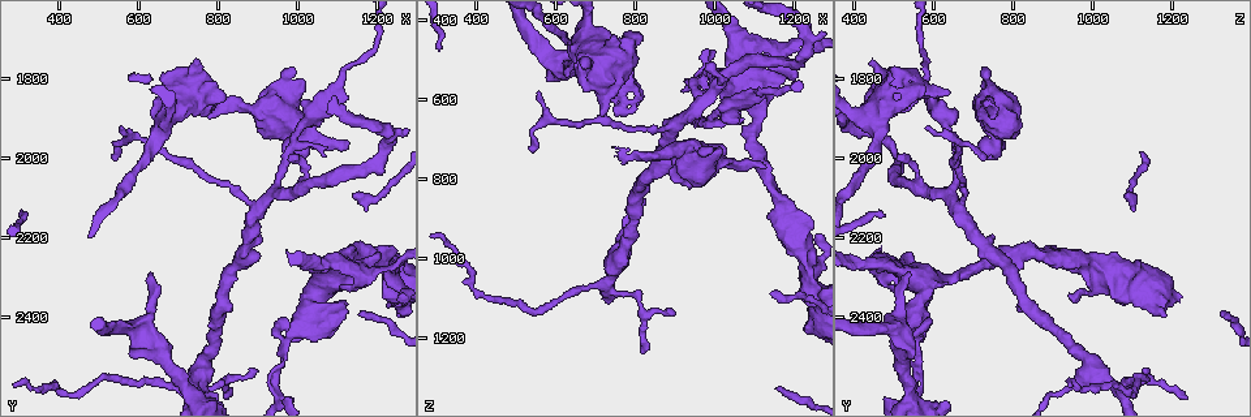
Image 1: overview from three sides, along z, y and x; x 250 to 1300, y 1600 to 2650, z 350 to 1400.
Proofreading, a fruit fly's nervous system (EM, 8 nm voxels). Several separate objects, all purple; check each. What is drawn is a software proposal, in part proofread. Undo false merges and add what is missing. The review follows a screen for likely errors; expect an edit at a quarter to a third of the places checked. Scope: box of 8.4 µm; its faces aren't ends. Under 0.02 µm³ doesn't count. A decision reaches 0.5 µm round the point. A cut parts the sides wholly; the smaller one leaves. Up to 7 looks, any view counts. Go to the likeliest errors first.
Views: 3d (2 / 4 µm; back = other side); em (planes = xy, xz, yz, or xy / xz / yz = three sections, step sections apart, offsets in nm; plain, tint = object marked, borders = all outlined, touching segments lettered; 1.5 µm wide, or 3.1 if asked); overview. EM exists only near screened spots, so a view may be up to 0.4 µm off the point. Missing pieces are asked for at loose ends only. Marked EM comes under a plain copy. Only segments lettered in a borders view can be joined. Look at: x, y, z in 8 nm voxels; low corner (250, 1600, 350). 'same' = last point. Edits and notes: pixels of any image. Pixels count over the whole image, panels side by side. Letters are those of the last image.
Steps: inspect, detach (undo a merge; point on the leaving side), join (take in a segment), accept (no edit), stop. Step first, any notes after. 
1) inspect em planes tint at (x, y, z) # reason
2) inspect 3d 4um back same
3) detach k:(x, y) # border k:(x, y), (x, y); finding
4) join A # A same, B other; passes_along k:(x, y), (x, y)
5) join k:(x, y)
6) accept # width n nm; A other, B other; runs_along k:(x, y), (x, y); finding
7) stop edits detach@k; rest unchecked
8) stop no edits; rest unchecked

inspect 3d 2um at (945, 2580, 570) # abrupt turn

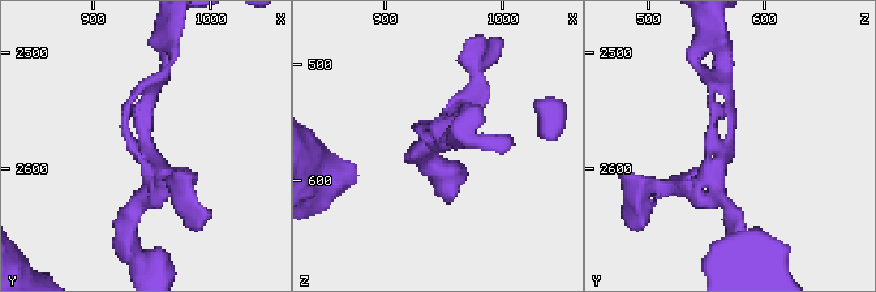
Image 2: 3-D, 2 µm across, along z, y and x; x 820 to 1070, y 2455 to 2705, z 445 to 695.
inspect em planes borders at (950, 2578, 570) # shape alone is not enough

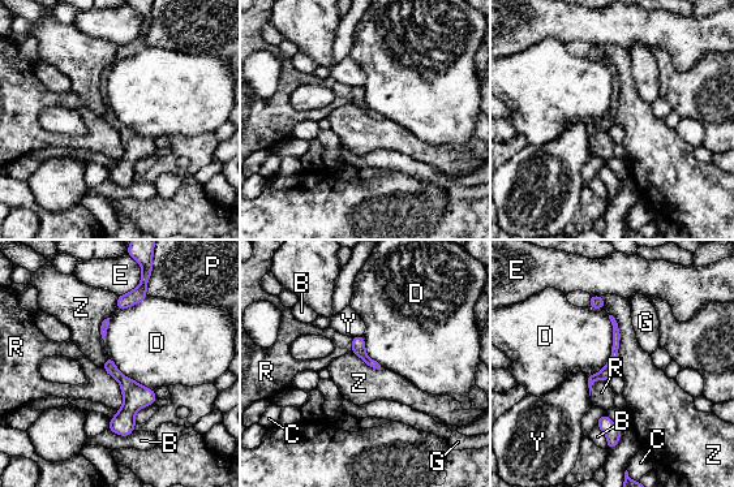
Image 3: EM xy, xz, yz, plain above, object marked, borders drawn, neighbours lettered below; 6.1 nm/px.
accept # B other, C other, D other, E other, G other, P other, R other, Y other, Z other; border 3:(609, 315), (612, 356), (587, 376); continuous, no second neuron

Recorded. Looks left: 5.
inspect em yz step 8 borders at (755, 1750, 440) # an open end

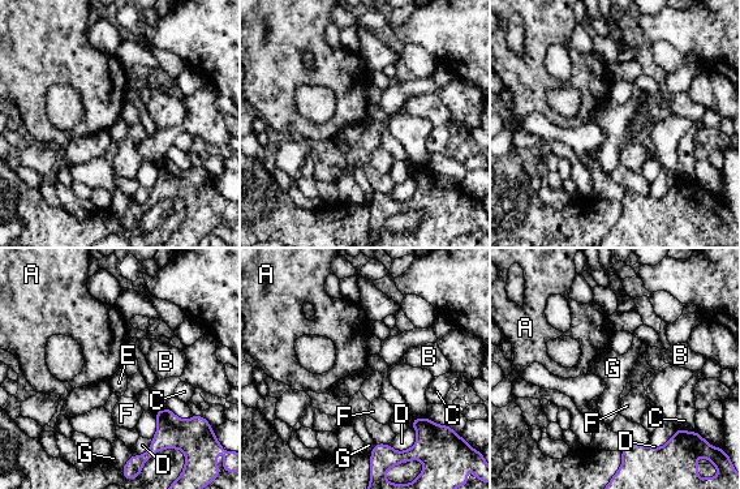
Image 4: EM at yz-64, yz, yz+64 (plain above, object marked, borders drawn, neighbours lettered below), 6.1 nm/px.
inspect em planes borders same

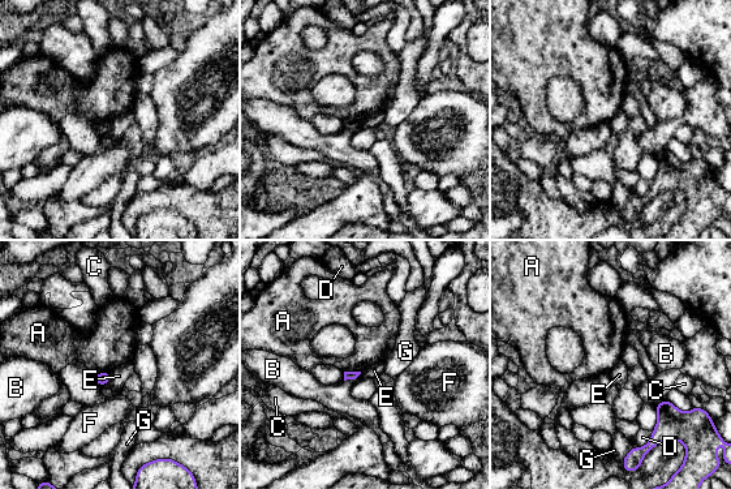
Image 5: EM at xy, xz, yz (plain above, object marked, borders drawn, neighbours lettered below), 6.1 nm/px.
accept # A other, B other, C other, D other, E other, F other, G other; border 5:(110, 370), (94, 376); no lettered segment goes on from it

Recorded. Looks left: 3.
inspect 3d 4um at (1205, 2230, 535)

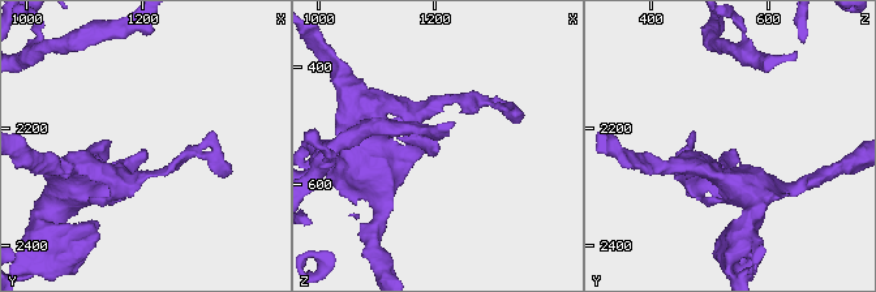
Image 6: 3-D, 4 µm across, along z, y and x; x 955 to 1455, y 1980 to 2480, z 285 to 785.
inspect em planes borders at (1200, 2230, 545)

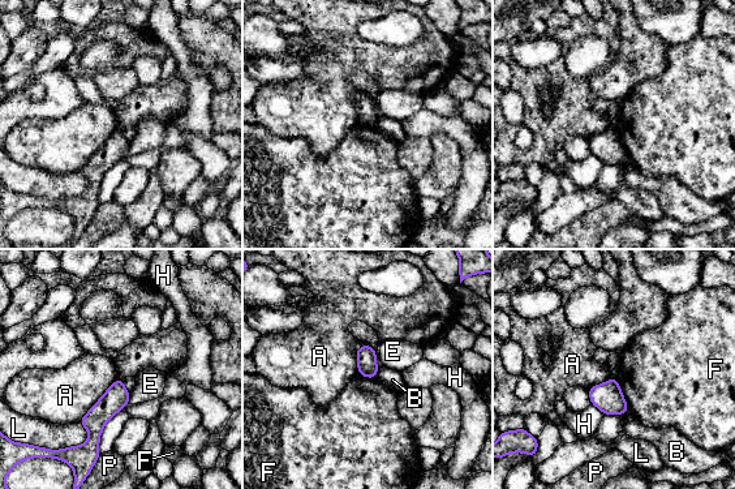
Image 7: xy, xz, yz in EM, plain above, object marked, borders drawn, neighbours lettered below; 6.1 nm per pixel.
accept # A other, B other, E other, F other, H other, L other, P other; border 7:(615, 378), (628, 408); none of them fits

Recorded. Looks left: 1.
stop no edits; rest unchecked

